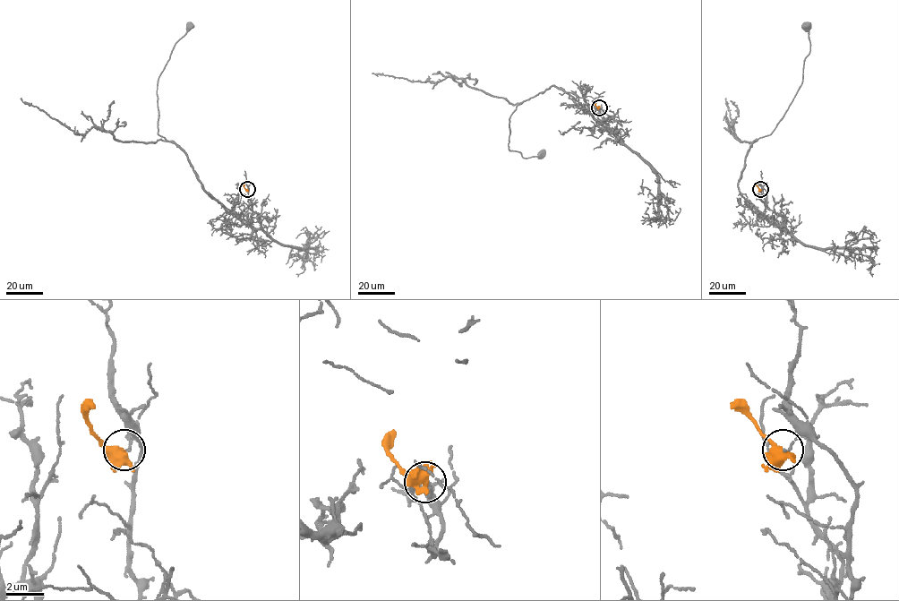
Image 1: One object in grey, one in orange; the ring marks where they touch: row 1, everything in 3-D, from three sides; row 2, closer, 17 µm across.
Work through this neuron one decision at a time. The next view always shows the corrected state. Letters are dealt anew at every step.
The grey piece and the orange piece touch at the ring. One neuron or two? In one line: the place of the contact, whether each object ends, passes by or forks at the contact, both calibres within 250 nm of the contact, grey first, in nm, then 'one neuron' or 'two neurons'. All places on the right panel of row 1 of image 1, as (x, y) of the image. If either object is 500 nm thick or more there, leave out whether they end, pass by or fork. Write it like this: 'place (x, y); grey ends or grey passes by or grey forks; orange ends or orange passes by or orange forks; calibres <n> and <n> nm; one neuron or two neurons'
place (760, 189); grey ends; orange forks; calibres 110 and 440 nm; two neurons

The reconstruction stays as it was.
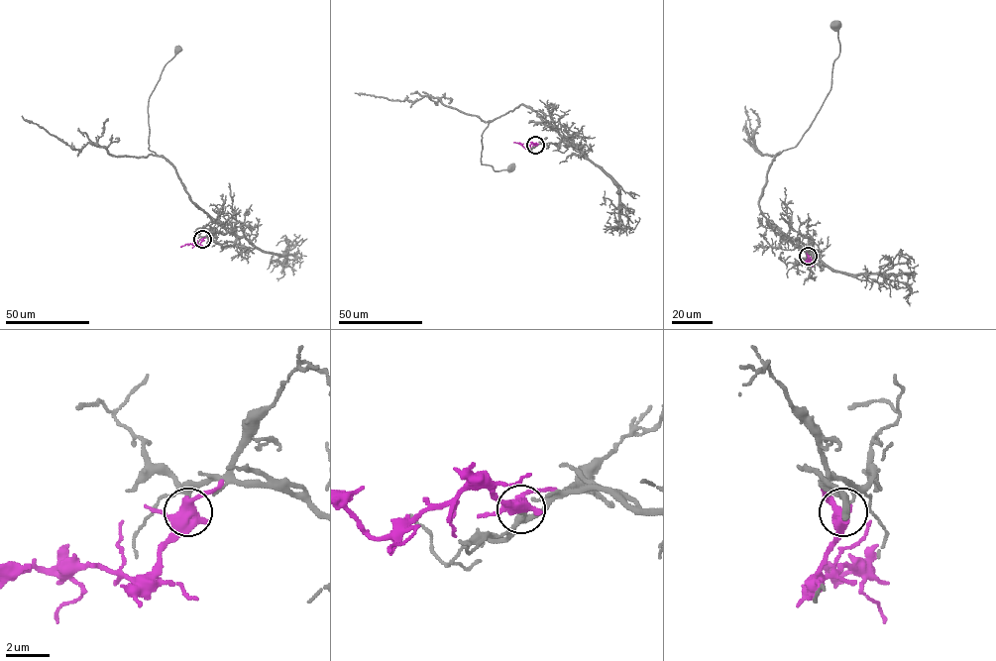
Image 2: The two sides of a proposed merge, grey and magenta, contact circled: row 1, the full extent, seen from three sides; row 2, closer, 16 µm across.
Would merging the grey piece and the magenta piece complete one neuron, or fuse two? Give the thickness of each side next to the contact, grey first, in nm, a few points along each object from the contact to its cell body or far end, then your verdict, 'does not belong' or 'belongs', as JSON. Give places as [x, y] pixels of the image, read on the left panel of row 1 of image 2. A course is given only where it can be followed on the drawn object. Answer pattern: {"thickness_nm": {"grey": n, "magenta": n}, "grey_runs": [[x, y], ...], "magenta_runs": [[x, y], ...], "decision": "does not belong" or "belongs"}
{"thickness_nm": {"grey": 130, "magenta": 440}, "grey_runs": [[202, 239], [224, 244], [235, 236], [192, 201], [176, 169], [149, 148], [149, 96], [177, 49]], "magenta_runs": [[202, 239], [199, 244], [180, 247]], "decision": "does not belong"}

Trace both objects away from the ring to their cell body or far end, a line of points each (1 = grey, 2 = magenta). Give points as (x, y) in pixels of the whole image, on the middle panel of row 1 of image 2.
1: (535, 145), (568, 143), (525, 105), (489, 123), (482, 136), (481, 163), (496, 170), (510, 167)
2: (535, 145), (524, 147), (513, 143)

